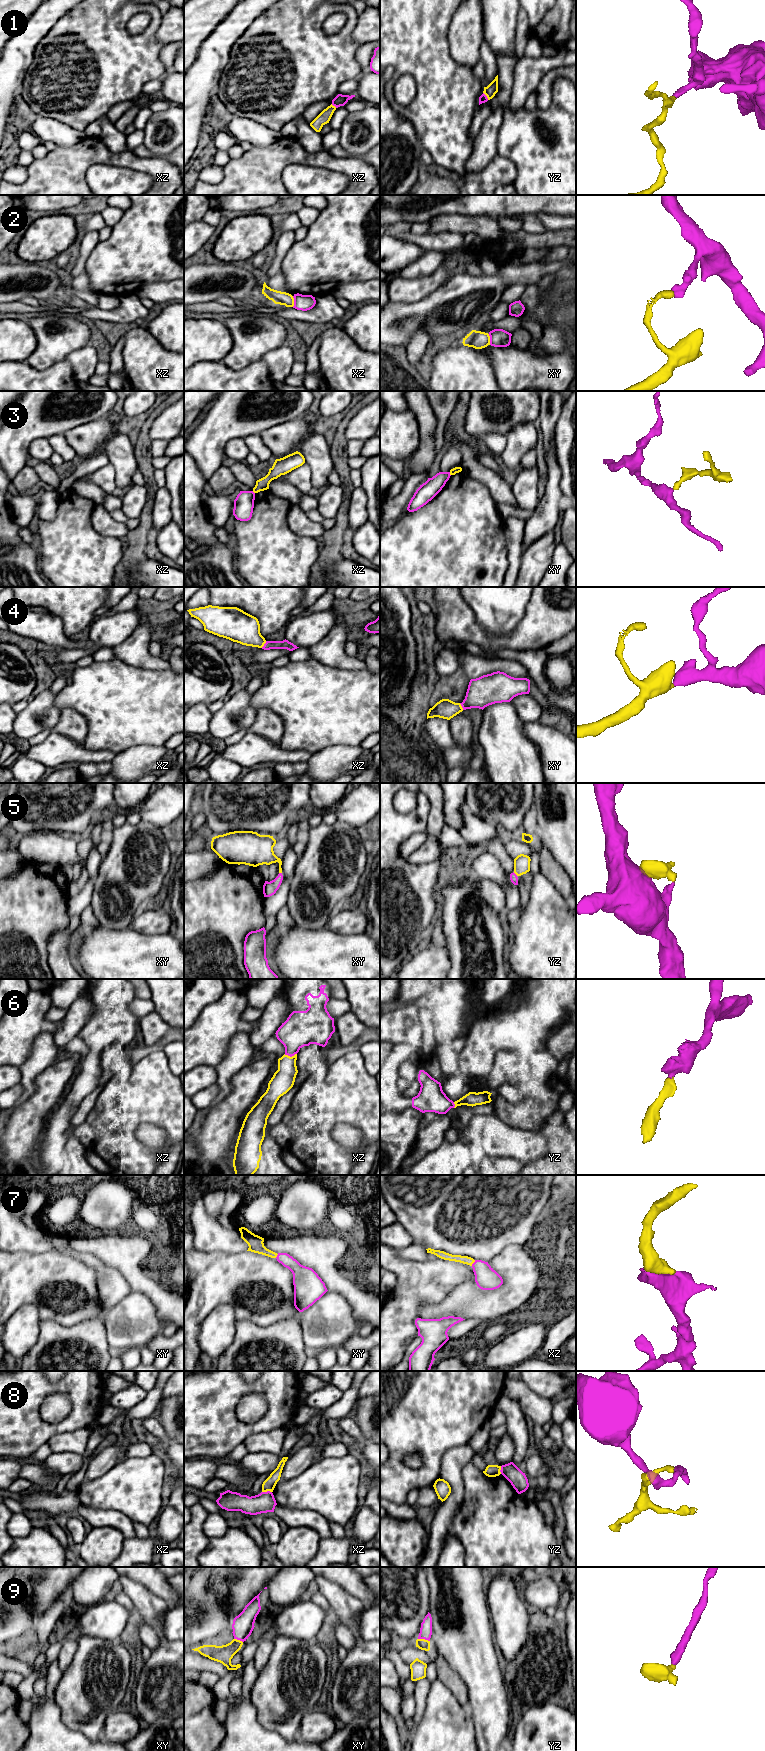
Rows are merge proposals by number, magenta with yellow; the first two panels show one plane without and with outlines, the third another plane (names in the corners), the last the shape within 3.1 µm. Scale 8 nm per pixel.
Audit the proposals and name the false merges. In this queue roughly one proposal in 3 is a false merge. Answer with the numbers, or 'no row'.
1, 2, 3, 8

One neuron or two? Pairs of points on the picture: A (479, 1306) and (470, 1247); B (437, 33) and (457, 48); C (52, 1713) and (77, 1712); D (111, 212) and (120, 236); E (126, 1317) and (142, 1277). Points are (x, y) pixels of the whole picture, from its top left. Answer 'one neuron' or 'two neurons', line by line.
A: two neurons
B: two neurons
C: two neurons
D: two neurons
E: two neurons

